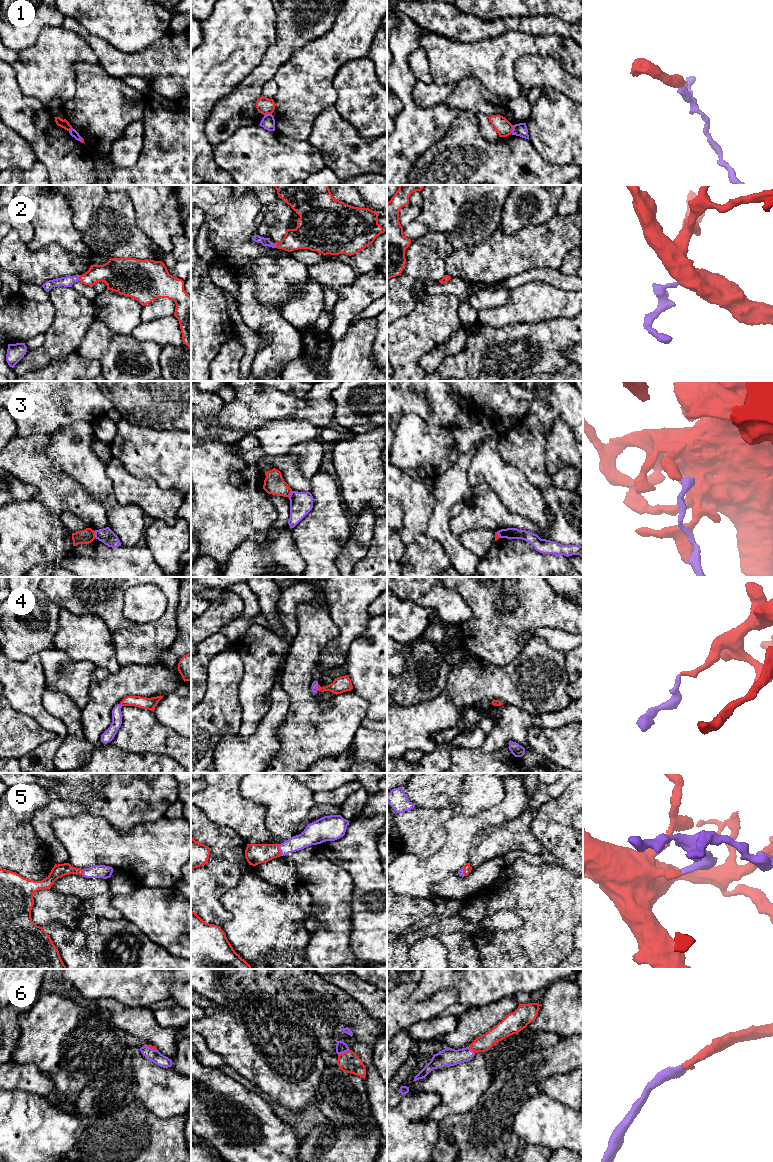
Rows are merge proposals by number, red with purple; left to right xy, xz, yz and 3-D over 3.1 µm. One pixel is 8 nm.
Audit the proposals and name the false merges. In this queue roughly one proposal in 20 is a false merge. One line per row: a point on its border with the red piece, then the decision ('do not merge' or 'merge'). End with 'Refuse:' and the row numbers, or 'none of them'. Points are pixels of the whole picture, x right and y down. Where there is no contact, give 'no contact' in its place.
1: yz (512, 129) | do not merge
2: xy (79, 278) | merge
3: xy (94, 534) | merge
4: xz (318, 687) | merge
5: xz (279, 850) | merge
6: xz (344, 1053) | merge
Refuse: 1

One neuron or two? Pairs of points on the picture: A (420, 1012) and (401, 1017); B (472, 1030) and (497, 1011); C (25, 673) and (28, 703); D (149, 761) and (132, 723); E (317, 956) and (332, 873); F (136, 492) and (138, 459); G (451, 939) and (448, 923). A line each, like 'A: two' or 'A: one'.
A: one
B: one
C: one
D: two
E: one
F: two
G: two

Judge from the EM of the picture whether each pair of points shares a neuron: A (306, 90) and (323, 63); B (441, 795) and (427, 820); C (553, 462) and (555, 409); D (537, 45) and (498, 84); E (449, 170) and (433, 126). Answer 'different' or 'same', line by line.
A: same
B: different
C: different
D: same
E: different

